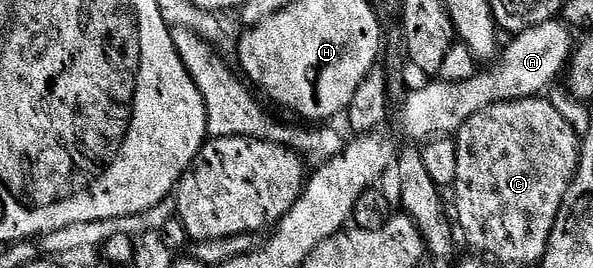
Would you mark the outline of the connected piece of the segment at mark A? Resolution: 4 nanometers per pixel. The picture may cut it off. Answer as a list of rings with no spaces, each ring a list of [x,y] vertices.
[[[554,18],[539,26],[516,33],[509,45],[500,49],[499,55],[488,65],[489,72],[478,71],[461,82],[447,82],[440,78],[404,95],[399,114],[399,126],[412,141],[454,135],[463,122],[491,104],[499,101],[522,100],[528,96],[540,97],[541,92],[557,75],[566,71],[575,47],[570,25]]]

